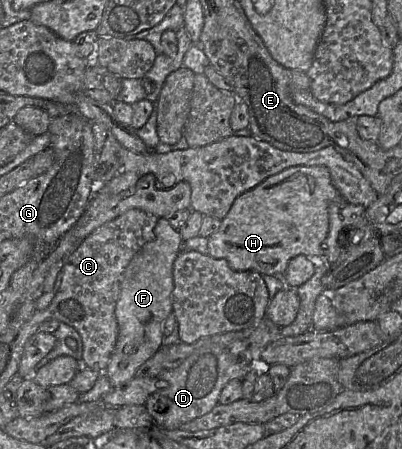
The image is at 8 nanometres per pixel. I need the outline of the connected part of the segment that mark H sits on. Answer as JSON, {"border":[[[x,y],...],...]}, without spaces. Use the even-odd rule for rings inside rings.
{"border":[[[295,166],[267,178],[260,185],[240,196],[220,229],[208,238],[208,255],[225,259],[234,271],[256,271],[261,275],[282,277],[289,261],[304,255],[310,259],[323,257],[322,243],[329,230],[328,207],[334,201],[345,201],[333,186],[330,172],[324,166]]]}

